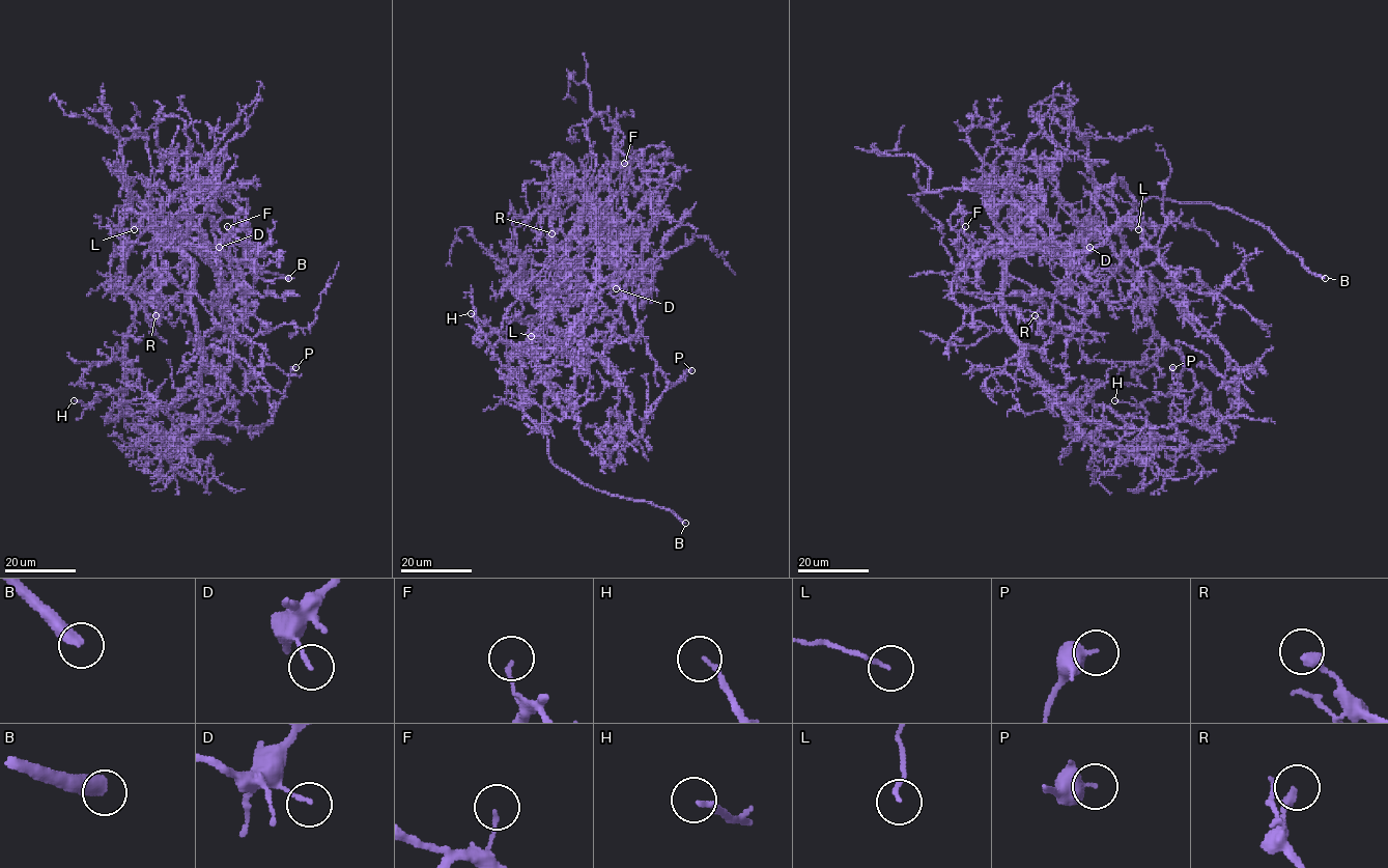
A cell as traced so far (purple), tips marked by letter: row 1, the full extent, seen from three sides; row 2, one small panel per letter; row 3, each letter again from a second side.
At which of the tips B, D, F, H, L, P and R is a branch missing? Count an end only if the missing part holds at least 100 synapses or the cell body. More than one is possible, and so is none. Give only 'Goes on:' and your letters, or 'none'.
Goes on: B

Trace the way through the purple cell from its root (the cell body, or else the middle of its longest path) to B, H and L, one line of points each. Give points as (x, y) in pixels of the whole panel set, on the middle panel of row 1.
B: (582, 218), (551, 298), (551, 326), (558, 356), (544, 397), (549, 458), (584, 484), (671, 510), (685, 523)
H: (582, 218), (554, 288), (548, 322), (525, 346), (533, 345), (520, 359), (522, 393), (471, 313)
L: (582, 218), (554, 288), (551, 308), (536, 316), (531, 336)

